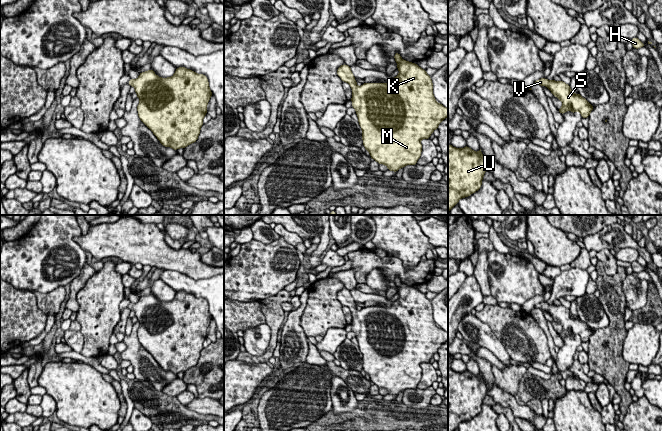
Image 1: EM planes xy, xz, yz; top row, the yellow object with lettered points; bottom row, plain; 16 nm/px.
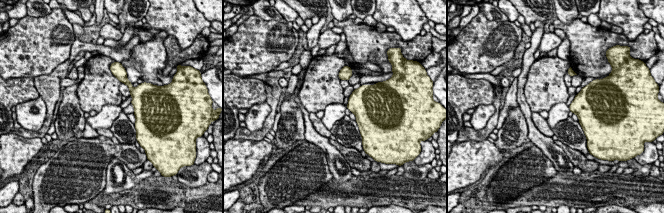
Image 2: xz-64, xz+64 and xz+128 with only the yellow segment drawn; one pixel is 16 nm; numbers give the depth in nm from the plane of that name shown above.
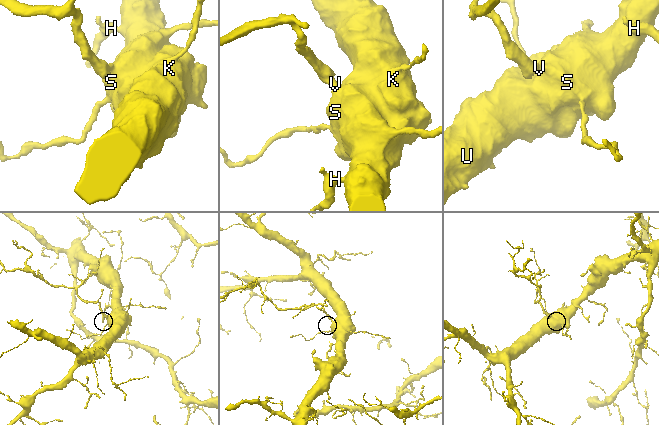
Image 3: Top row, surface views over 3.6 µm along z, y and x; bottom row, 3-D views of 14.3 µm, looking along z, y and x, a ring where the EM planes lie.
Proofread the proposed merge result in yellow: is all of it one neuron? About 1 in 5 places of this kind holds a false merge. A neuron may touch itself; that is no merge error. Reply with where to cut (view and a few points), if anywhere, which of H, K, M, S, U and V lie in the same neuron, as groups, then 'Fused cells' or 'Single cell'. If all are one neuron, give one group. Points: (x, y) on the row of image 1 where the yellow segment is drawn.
No split. Groups: H K M S U V. Single cell

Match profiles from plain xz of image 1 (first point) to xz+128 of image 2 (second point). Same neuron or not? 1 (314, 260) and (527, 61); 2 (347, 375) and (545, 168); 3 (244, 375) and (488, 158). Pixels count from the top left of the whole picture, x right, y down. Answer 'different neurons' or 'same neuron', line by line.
1: same neuron
2: same neuron
3: same neuron

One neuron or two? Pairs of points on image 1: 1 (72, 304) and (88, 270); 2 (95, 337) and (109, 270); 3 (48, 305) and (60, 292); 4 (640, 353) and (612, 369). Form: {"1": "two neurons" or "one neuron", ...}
{"1": "one neuron", "2": "one neuron", "3": "one neuron", "4": "two neurons"}

